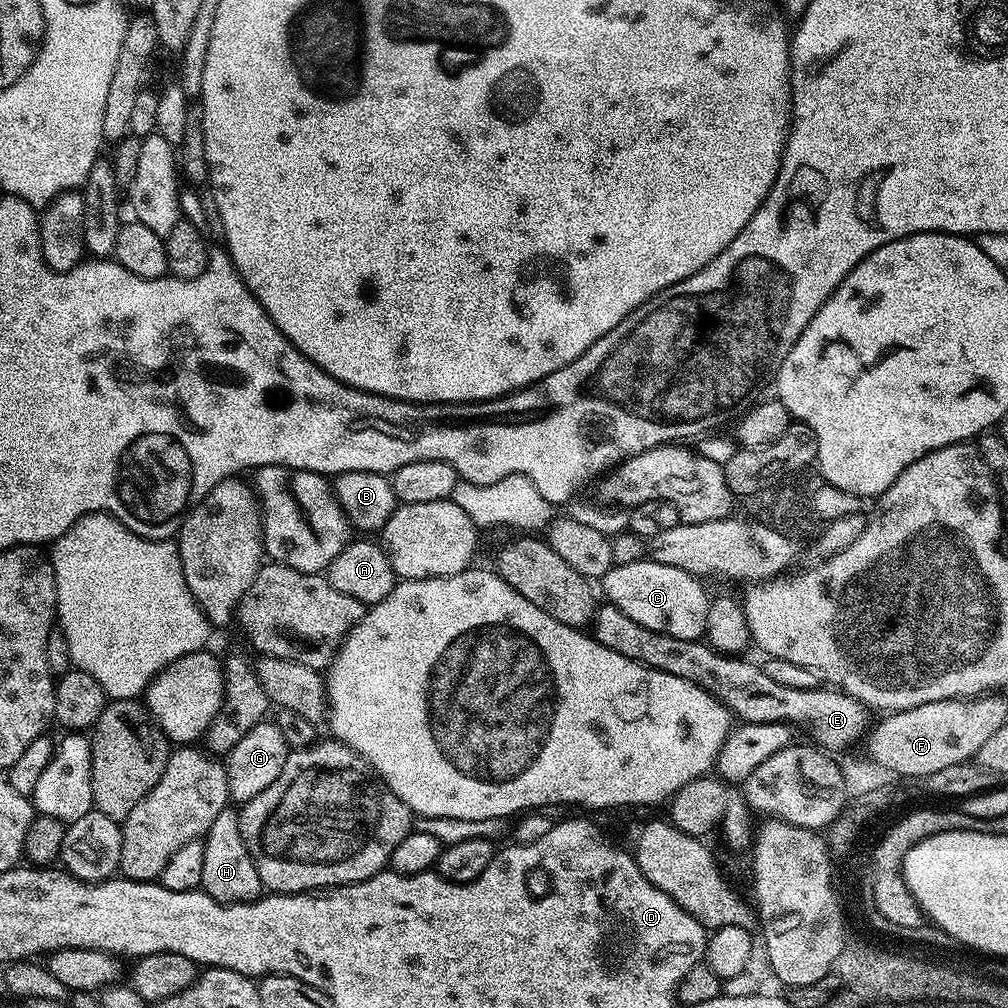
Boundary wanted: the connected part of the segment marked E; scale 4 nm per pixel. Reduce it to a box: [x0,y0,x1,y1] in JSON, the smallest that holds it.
[594,603,869,754]

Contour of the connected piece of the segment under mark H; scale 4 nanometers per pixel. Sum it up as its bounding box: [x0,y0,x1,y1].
[200,807,262,904]

